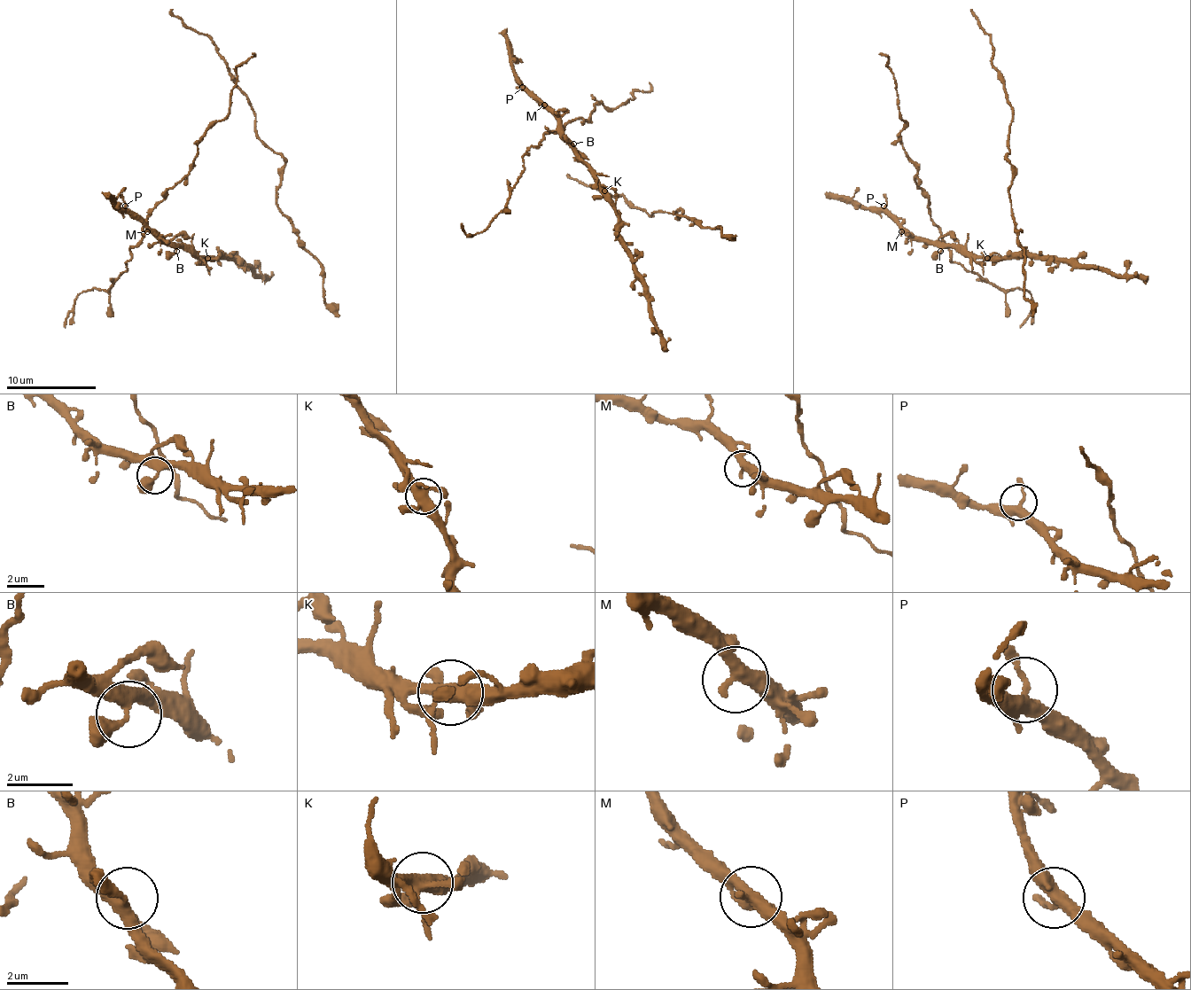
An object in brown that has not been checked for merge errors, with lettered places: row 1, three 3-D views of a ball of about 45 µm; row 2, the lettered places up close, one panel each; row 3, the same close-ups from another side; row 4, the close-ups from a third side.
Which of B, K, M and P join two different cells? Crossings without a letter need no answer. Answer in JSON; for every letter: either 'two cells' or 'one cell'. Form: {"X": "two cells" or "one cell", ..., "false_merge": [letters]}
{"B": "one cell", "K": "one cell", "M": "one cell", "P": "one cell", "false_merge": []}

